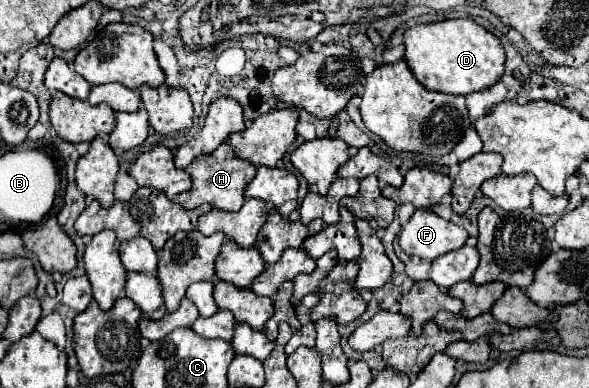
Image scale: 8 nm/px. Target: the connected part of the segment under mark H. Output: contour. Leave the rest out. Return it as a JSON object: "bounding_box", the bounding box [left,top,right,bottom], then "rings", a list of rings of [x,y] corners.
{"bounding_box":[179,143,257,211],"rings":[[[221,143],[213,153],[209,155],[201,155],[199,159],[195,159],[189,167],[187,173],[193,179],[193,187],[189,191],[185,191],[183,195],[179,195],[179,203],[185,209],[195,209],[203,203],[213,205],[215,209],[221,211],[239,211],[243,205],[243,193],[247,183],[255,177],[257,167],[245,159],[239,159],[233,151],[233,147],[229,143]]]}

